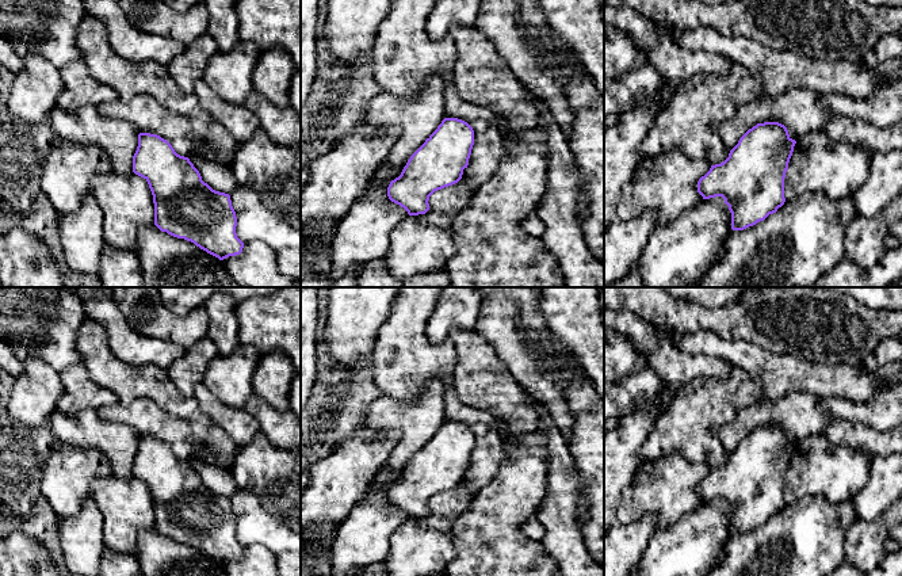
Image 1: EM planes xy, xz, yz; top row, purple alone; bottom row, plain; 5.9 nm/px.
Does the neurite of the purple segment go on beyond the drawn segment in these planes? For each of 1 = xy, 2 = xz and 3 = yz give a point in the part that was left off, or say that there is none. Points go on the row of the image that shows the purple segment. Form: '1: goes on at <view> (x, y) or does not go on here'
1: does not go on here
2: does not go on here
3: does not go on here

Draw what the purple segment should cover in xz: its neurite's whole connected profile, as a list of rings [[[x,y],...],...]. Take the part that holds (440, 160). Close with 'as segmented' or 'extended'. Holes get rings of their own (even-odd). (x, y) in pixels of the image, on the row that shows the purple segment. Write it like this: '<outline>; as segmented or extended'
[[[444,118],[410,156],[401,175],[390,182],[387,197],[409,215],[425,214],[429,197],[462,179],[474,145],[473,127],[458,118]]]; as segmented

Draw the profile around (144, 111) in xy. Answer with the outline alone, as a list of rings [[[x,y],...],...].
[[[145,92],[130,102],[103,103],[96,108],[103,117],[133,123],[139,133],[160,136],[180,156],[188,157],[194,149],[195,142],[190,121],[180,114],[168,111]]]

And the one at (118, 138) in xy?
[[[56,106],[49,119],[62,141],[96,145],[108,155],[115,173],[121,176],[133,173],[133,156],[139,134],[133,123],[103,117],[95,106],[76,111],[65,111]]]

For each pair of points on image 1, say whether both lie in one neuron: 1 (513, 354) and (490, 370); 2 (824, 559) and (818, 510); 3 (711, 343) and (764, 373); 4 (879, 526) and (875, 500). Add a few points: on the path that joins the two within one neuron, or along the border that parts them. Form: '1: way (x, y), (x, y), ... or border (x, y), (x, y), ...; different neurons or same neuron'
1: border (482, 338), (492, 346), (512, 378), (522, 388); different neurons
2: way (818, 546), (818, 522); same neuron
3: way (725, 348), (741, 353), (750, 359); same neuron
4: border (887, 507), (868, 521), (857, 518); different neurons

